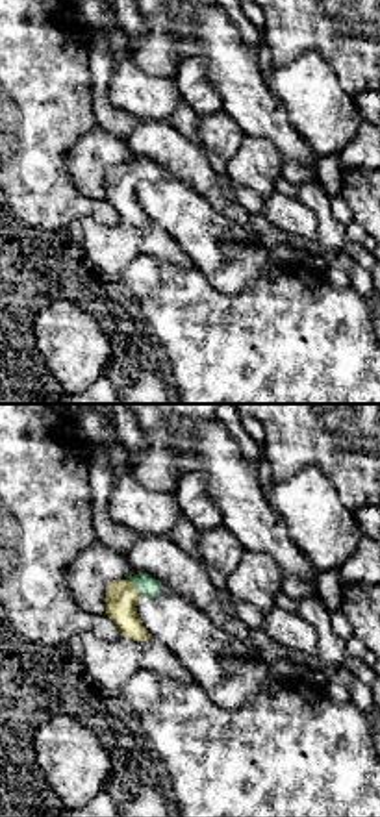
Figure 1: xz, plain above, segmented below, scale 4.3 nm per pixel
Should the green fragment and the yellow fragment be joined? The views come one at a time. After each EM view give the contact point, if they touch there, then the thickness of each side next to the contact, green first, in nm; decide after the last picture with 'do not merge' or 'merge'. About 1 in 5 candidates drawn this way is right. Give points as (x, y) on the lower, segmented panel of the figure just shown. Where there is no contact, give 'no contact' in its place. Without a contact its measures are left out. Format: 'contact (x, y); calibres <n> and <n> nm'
contact (136, 588); calibres 90 and 140 nm

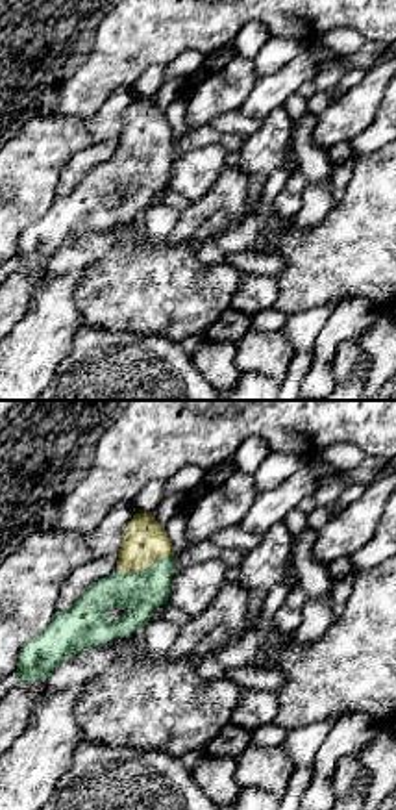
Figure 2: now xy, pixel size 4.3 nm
contact (147, 568); calibres 180 and 190 nm

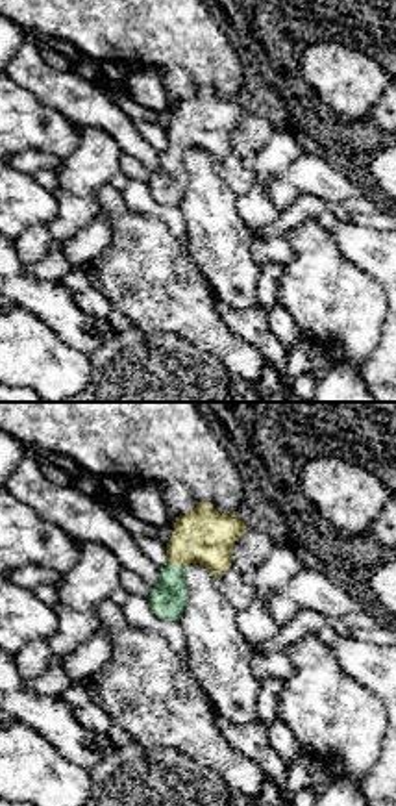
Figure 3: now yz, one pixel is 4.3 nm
contact (176, 566); calibres 160 and 240 nm

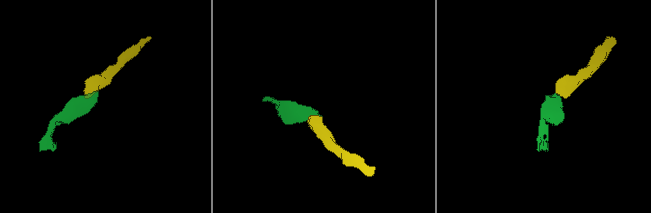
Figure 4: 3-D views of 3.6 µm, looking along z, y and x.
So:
merge

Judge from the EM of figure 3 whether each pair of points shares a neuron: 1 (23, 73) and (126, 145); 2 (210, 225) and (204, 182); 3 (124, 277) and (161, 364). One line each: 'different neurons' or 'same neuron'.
1: same neuron
2: same neuron
3: different neurons

